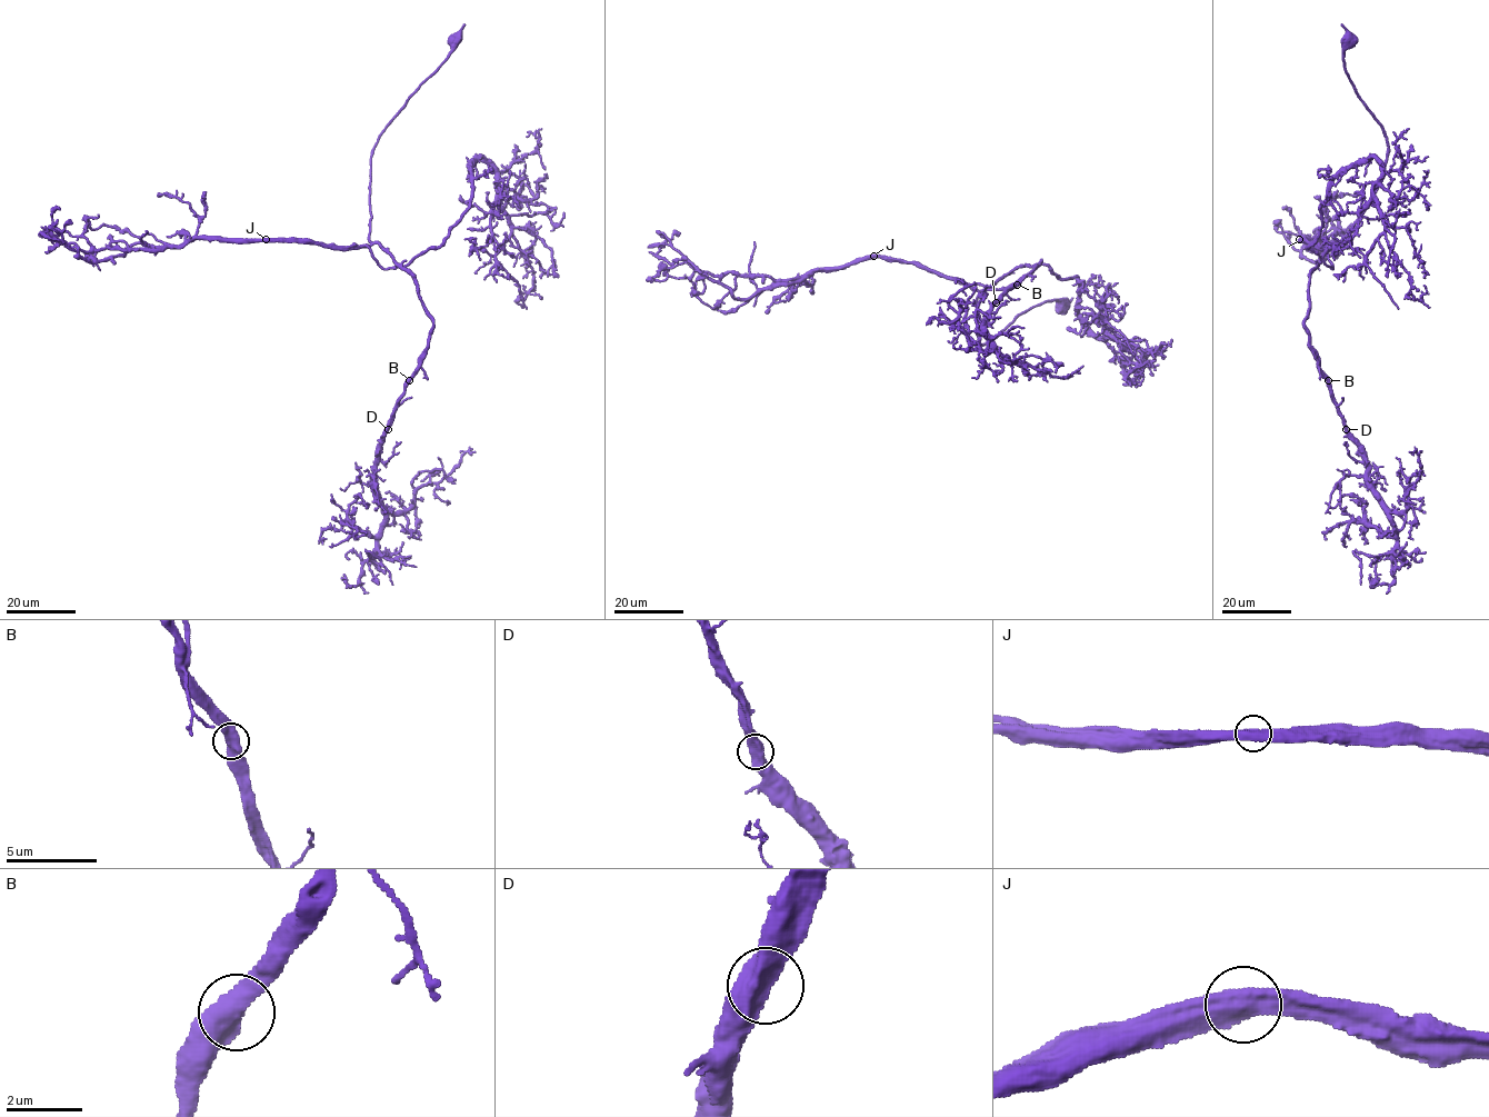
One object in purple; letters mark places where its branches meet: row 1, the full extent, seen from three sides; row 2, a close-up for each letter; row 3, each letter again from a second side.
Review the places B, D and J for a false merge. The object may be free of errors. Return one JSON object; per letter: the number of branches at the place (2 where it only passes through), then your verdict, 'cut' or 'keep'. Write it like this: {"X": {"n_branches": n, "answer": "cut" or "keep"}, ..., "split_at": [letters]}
{"B": {"n_branches": 2, "answer": "keep"}, "D": {"n_branches": 2, "answer": "keep"}, "J": {"n_branches": 2, "answer": "cut"}, "split_at": ["J"]}

